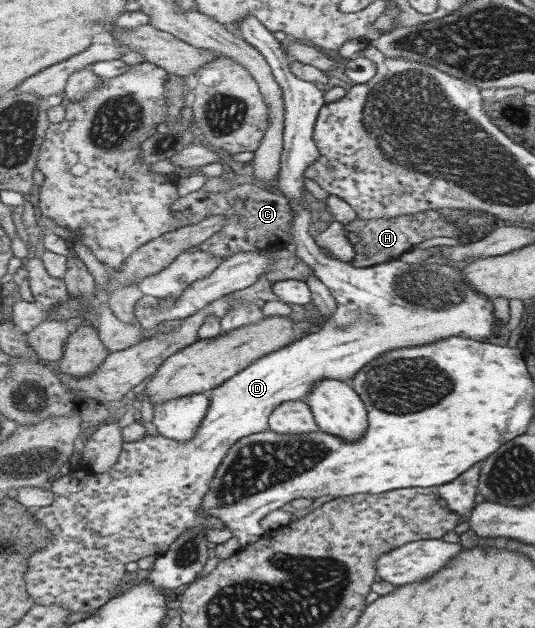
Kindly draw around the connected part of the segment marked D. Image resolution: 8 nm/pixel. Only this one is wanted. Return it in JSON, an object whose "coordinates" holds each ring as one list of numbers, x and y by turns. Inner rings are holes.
{"coordinates":[[247,16,239,28,242,38,256,47,266,58,278,84,282,87,286,108,285,143,278,187,289,200,295,214,295,219,291,222,291,233,297,246,297,257,310,265,315,275,331,290,337,300,336,312,328,318,329,324,325,328,259,358,246,370,239,372,219,387,213,388,209,392,210,410,193,439,179,441,160,434,156,436,147,434,136,442,125,441,124,452,120,454,118,464,114,464,114,468,110,468,104,474,90,472,80,461,75,468,72,468,70,476,59,475,55,478,50,485,56,493,56,500,50,506,32,509,34,517,52,533,47,547,39,548,39,551,32,556,26,574,28,593,32,594,36,605,60,605,71,612,93,612,100,607,105,607,113,598,112,592,118,588,122,580,122,570,128,562,138,562,146,556,165,553,180,535,192,528,228,528,228,525,224,525,220,519,208,517,200,511,203,510,203,498,212,490,216,472,219,471,231,448,244,437,270,429,270,416,282,403,305,400,311,394,312,387,322,383,324,379,338,379,344,382,348,378,352,380,364,367,392,349,429,345,436,340,451,338,451,336,480,340,492,334,496,336,502,334,502,330,496,327,494,306,490,298,472,288,465,280,462,270,447,266,445,262,443,264,428,262,428,265,422,266,420,263,412,265,396,260,368,268,358,268,339,259,328,258,322,252,316,240,308,232,312,222,310,209,300,205,302,198,308,198,304,186,305,172,321,159,314,133,324,105,322,90,314,83,298,78,290,70,289,63,293,59,286,53,285,44,278,42,272,31,266,29,256,16]]}

